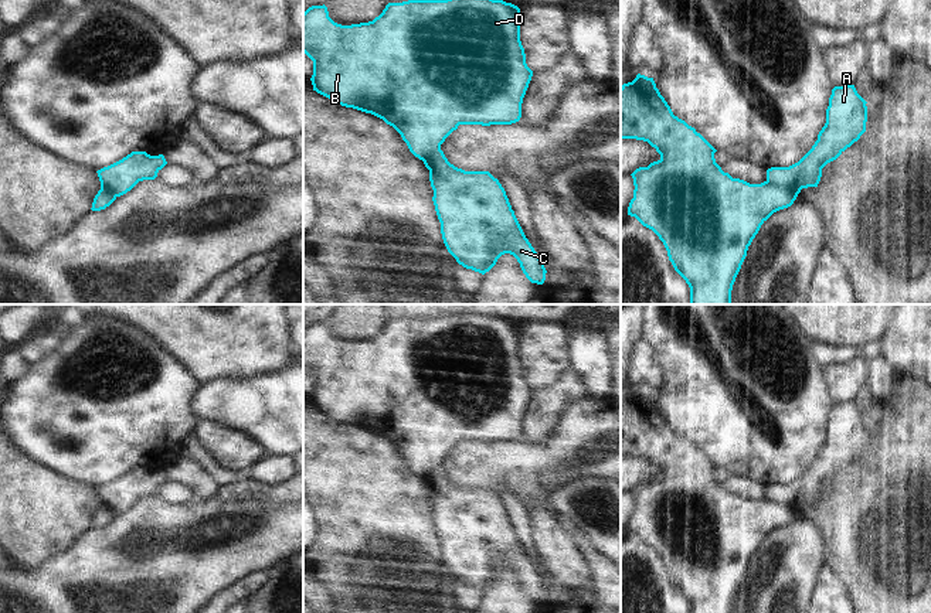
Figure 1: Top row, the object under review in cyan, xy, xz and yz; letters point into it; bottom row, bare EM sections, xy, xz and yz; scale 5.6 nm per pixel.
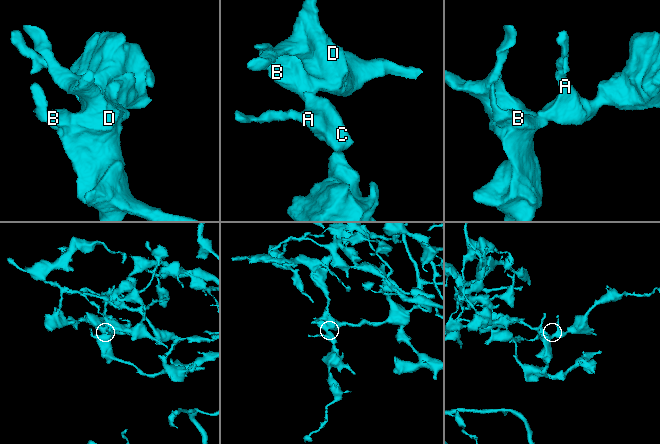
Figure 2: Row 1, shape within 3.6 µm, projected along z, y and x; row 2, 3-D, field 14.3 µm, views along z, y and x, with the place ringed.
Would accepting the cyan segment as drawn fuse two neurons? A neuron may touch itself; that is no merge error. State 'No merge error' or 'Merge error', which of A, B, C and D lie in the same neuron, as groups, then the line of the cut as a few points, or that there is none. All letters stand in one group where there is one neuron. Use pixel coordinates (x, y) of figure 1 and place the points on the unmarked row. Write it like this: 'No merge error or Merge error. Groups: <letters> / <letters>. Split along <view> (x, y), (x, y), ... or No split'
Merge error. Groups: A C / B D. Split along yz (767, 497), (774, 503), (788, 506), (797, 513).

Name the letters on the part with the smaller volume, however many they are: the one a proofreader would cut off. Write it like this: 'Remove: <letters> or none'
Remove: A, C.

